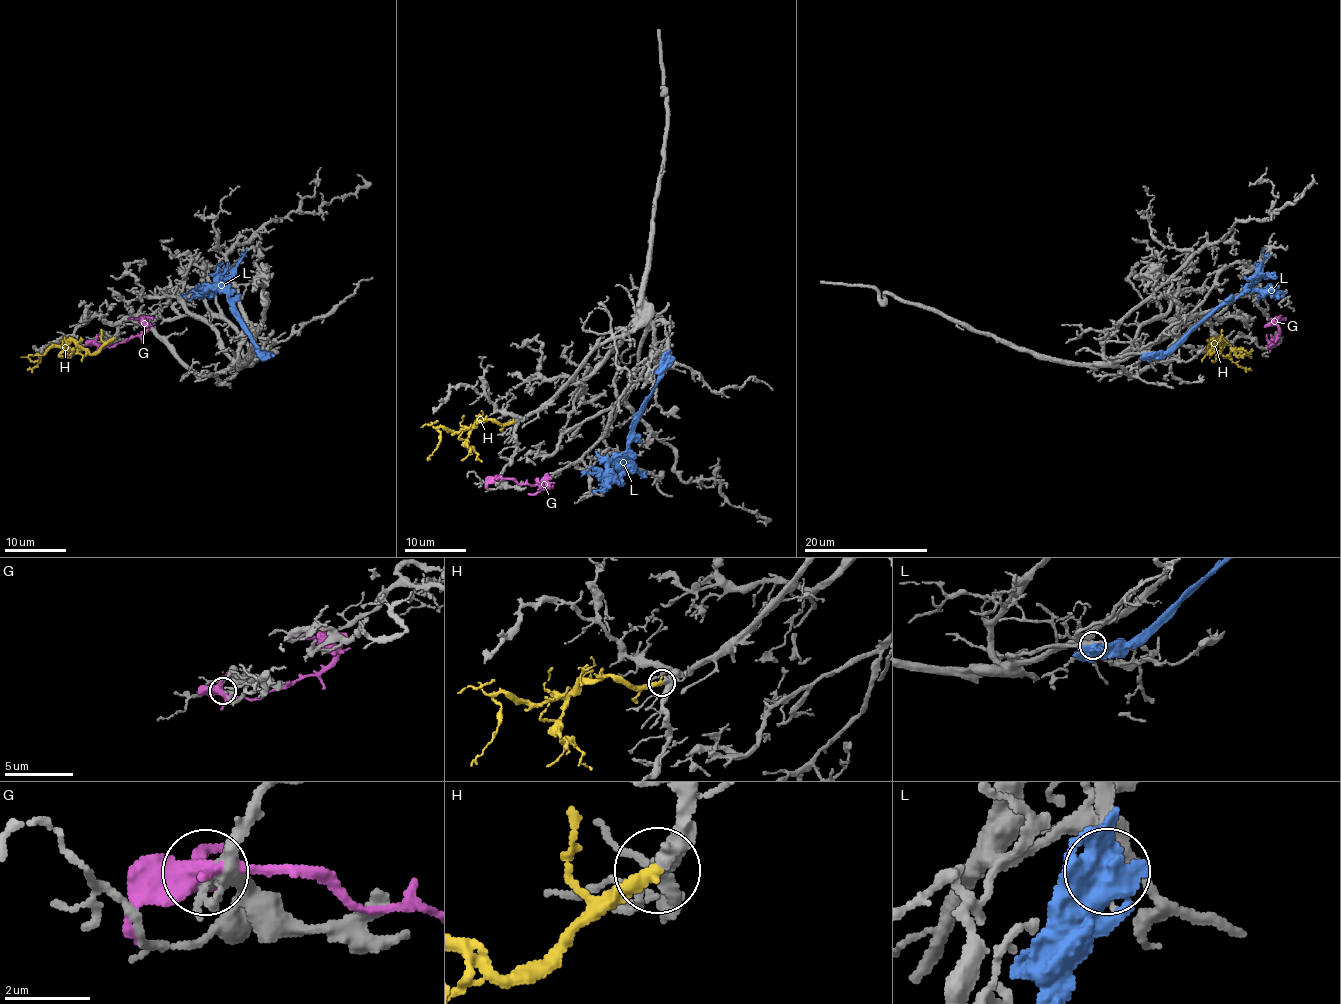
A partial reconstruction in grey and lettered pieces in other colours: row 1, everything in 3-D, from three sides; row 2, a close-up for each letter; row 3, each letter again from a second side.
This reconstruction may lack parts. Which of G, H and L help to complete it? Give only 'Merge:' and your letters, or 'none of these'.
Merge: H

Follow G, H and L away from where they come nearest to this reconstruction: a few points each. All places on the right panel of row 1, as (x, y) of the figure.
G: (1270, 342), (1270, 347), (1275, 342), (1278, 322), (1284, 318)
H: (1213, 338), (1211, 353), (1211, 346), (1216, 341), (1222, 346), (1217, 355), (1222, 353), (1251, 370)
L: (1149, 353), (1166, 353), (1220, 305), (1231, 302), (1241, 293), (1251, 288), (1256, 291), (1282, 290)

